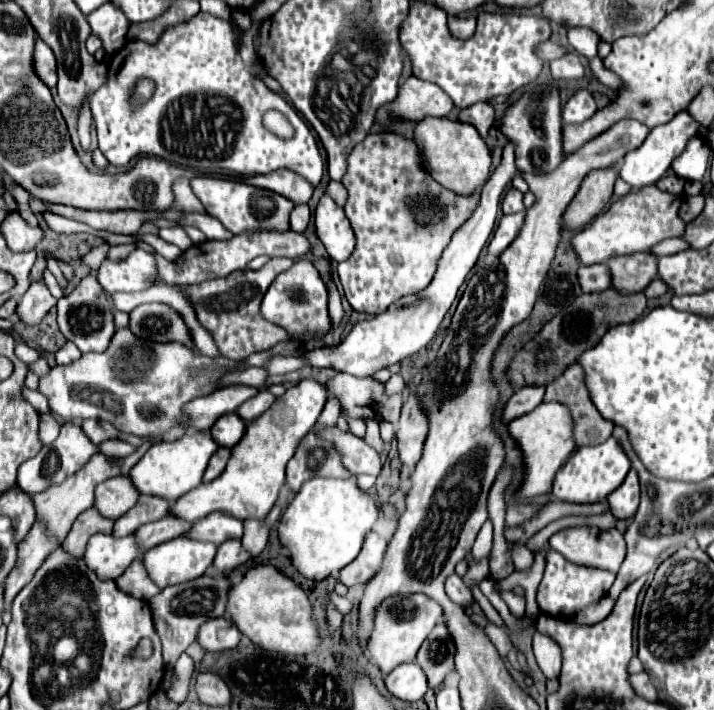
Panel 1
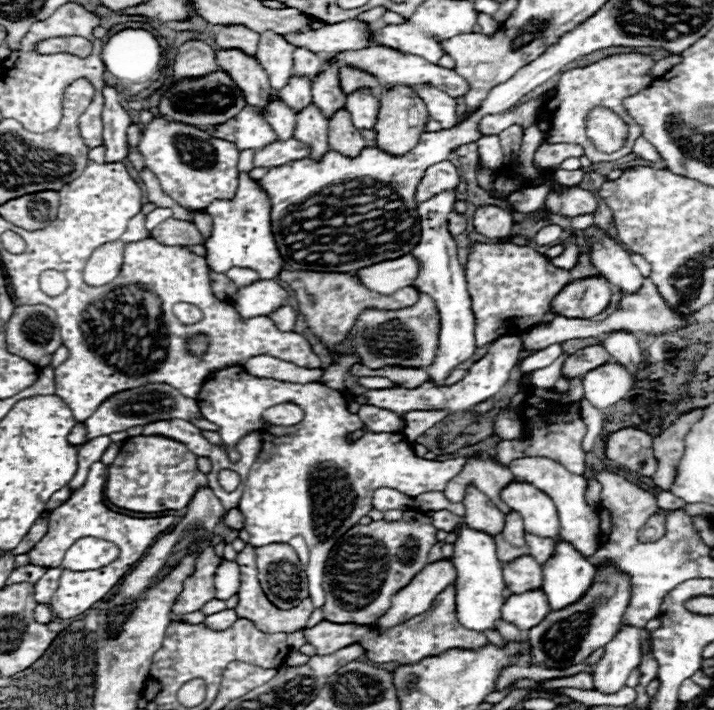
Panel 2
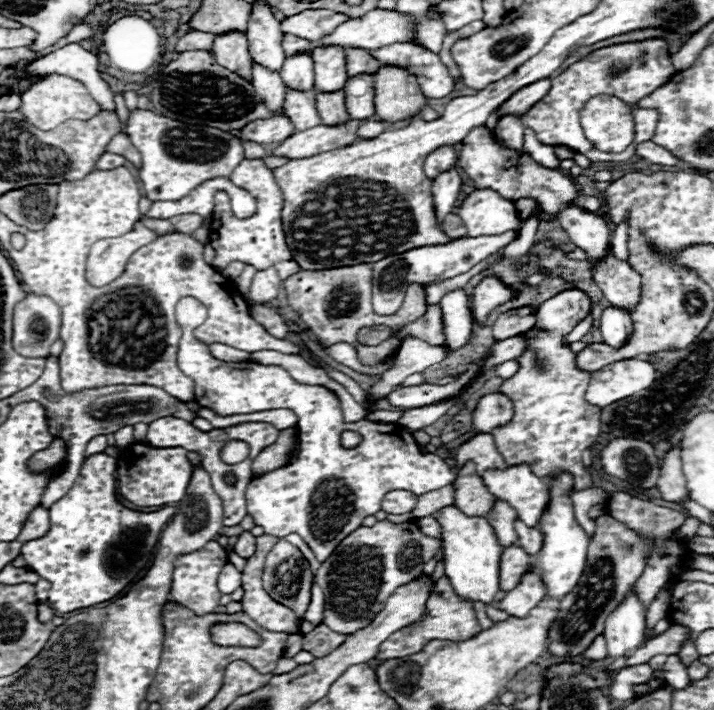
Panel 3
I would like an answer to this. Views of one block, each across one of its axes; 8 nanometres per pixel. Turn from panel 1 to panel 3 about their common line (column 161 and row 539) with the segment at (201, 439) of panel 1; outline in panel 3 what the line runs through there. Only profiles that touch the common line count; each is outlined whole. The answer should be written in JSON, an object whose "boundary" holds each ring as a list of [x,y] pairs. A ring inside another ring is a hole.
{"boundary":[[[446,506],[434,514],[442,526],[442,544],[444,544],[444,564],[446,576],[452,582],[456,594],[468,602],[482,602],[486,606],[494,604],[494,596],[500,590],[500,554],[502,546],[486,522],[486,518],[472,518],[462,514],[454,506]]]}

